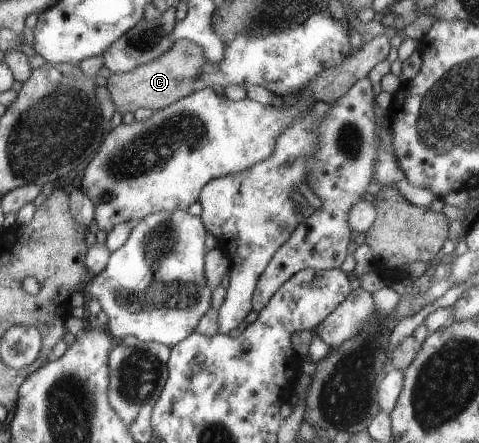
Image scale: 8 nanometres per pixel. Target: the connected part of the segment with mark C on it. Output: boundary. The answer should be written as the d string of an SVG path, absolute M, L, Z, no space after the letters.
M179 38L156 59L136 66L127 72L110 74L106 88L115 105L115 110L118 110L121 115L125 112L133 113L139 107L151 109L153 112L194 92L193 85L205 63L202 48L198 44Z

